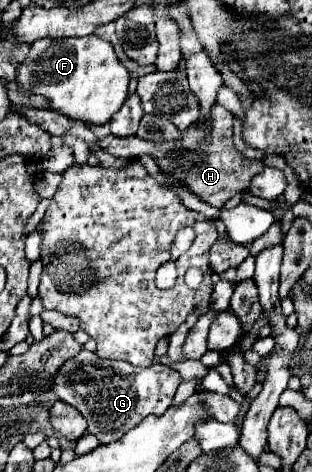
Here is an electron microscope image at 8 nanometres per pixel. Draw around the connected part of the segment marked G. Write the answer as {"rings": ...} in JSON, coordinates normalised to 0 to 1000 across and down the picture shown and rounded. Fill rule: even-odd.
{"rings":[[[266,739],[189,778],[163,824],[202,854],[253,867],[285,896],[285,917],[343,943],[381,934],[471,879],[522,879],[542,867],[574,811],[574,790],[522,769],[420,778],[394,765],[317,761],[304,748]]]}

